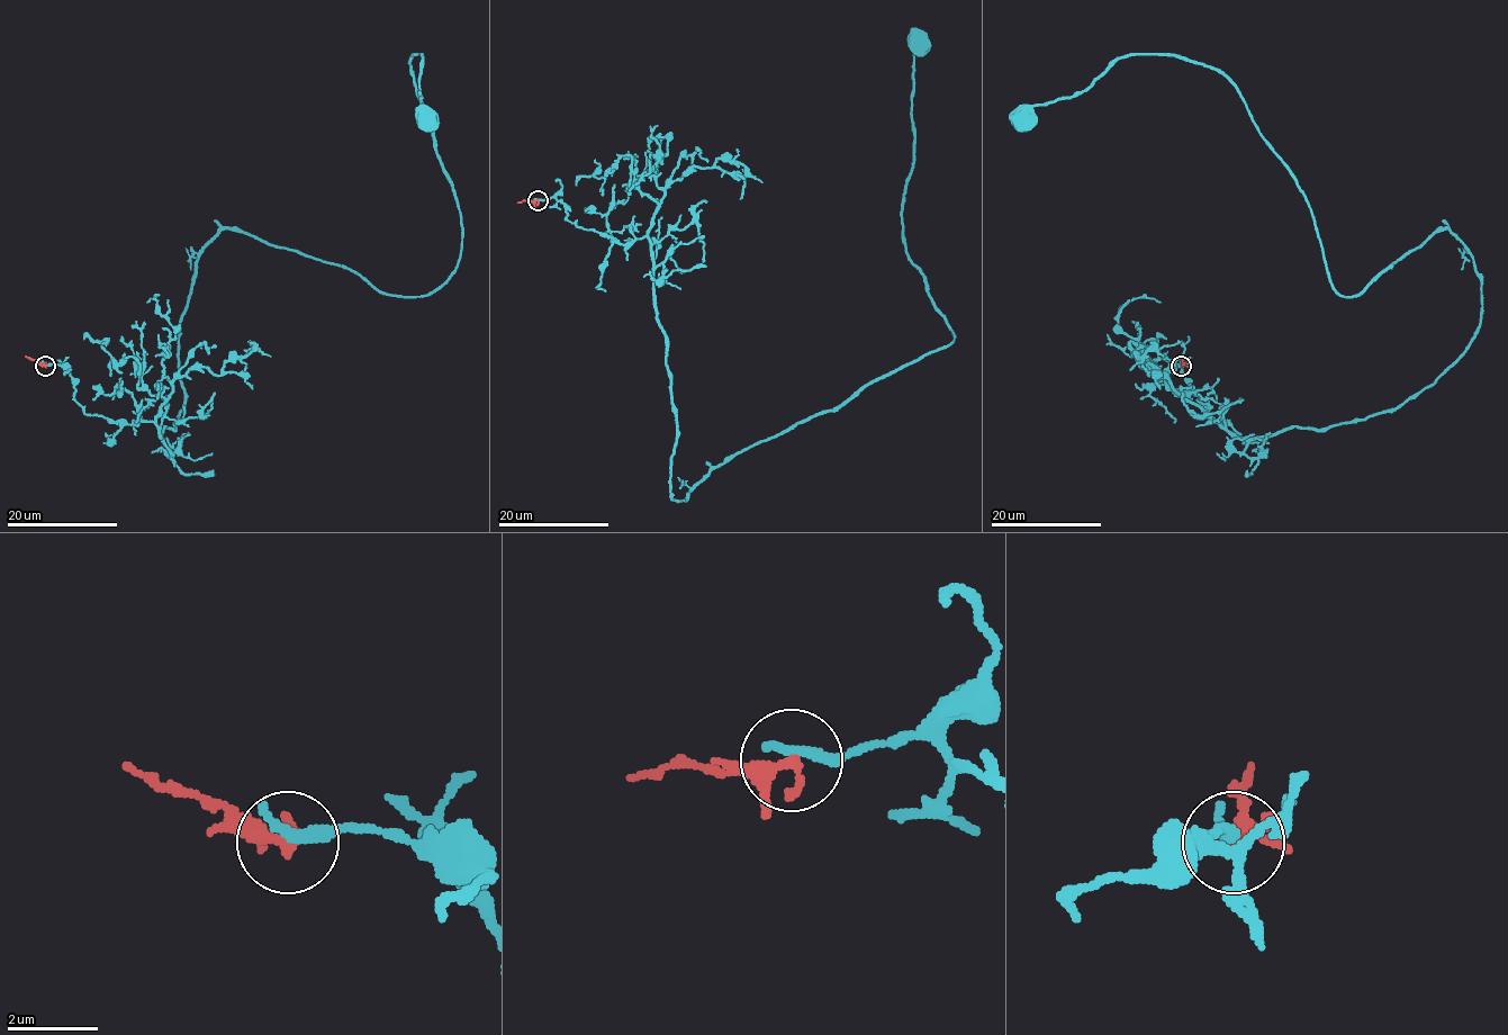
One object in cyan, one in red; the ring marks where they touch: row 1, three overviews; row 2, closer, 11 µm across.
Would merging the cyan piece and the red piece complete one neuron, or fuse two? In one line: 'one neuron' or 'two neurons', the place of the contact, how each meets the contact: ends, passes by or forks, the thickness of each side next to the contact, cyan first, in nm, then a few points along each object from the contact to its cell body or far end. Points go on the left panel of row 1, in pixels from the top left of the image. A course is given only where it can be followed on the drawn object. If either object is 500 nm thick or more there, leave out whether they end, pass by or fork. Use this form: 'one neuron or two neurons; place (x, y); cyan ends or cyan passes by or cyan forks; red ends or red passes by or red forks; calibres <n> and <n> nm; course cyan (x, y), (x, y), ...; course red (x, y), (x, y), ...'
two neurons; place (45, 366); cyan ends; red passes by; calibres 320 and 280 nm; course cyan (46, 365), (86, 414), (161, 439), (197, 257), (225, 228), (429, 296), (462, 240), (421, 54), (426, 120); course red (46, 365), (25, 356)

